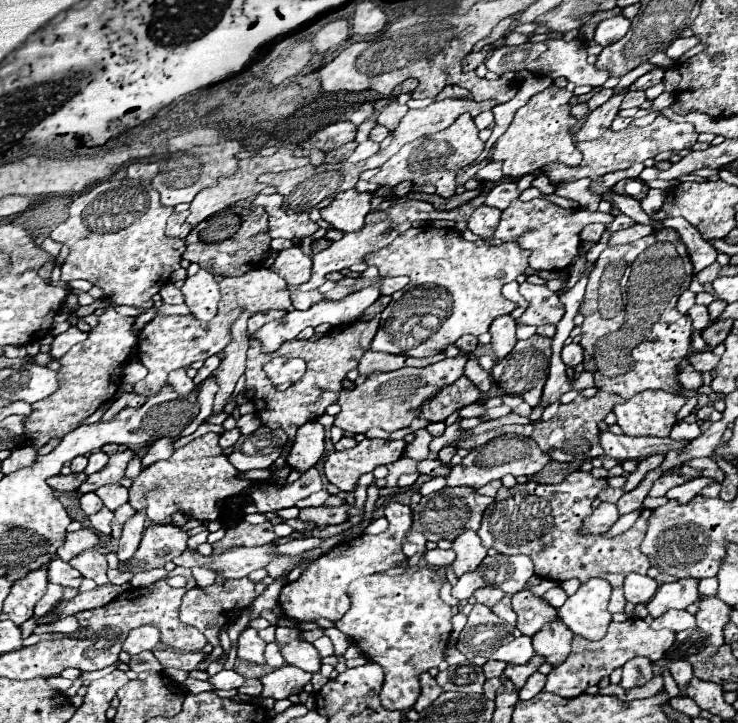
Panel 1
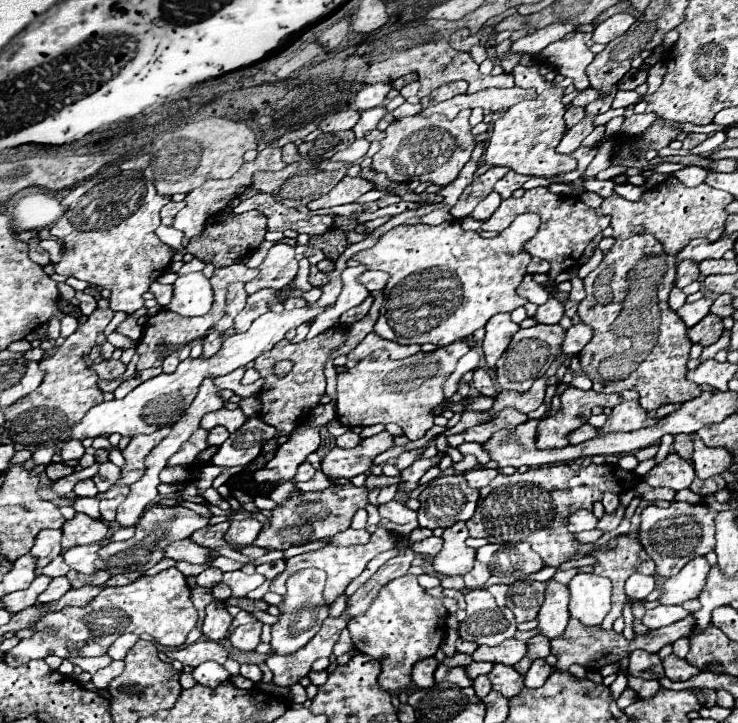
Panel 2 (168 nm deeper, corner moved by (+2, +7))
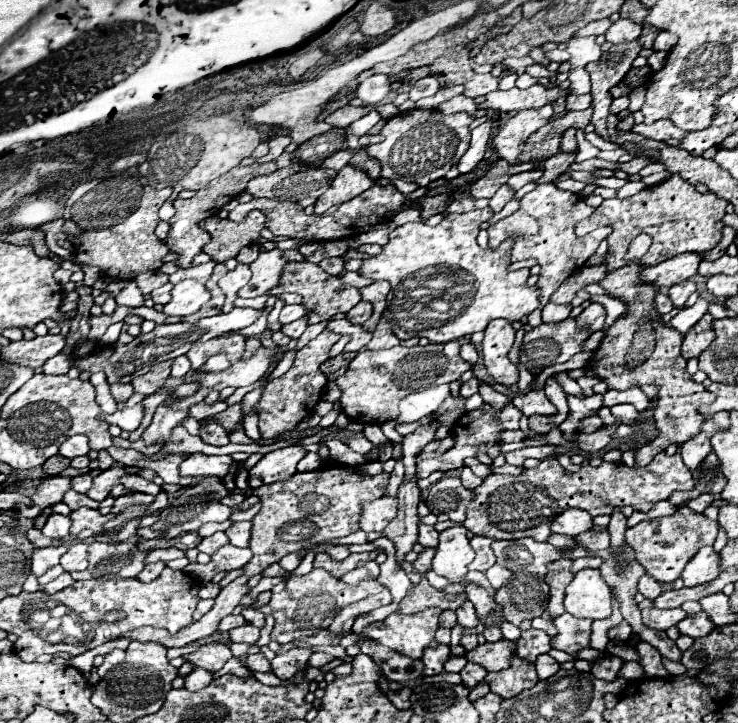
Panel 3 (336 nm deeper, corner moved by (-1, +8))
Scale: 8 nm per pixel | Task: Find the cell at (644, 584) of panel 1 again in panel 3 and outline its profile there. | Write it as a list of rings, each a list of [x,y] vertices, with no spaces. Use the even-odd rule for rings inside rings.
[[[644,574],[644,576],[640,578],[640,582],[638,582],[638,592],[644,594],[644,598],[654,600],[654,598],[658,598],[658,596],[662,594],[662,584],[656,582],[656,580],[652,580],[652,576]]]

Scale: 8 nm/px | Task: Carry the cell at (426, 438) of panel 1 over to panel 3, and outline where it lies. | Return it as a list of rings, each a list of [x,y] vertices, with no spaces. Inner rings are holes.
[[[460,342],[446,344],[426,344],[426,346],[396,346],[390,350],[362,350],[350,362],[346,374],[342,374],[336,384],[342,390],[340,402],[342,412],[364,424],[382,424],[386,420],[398,418],[398,402],[412,390],[422,390],[428,386],[448,384],[458,380],[466,370],[472,370],[472,364],[462,360]]]

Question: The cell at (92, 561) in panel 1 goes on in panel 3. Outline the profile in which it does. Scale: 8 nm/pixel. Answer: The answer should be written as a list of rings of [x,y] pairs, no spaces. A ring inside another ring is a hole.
[[[76,542],[70,546],[70,550],[60,558],[60,566],[66,570],[66,572],[80,572],[80,570],[86,570],[88,568],[88,544],[86,542]]]

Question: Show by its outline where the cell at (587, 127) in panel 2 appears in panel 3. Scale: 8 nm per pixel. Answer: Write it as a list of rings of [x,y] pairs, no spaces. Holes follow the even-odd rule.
[[[560,152],[560,156],[554,156],[554,158],[550,158],[548,162],[544,162],[544,174],[542,174],[542,178],[540,178],[536,184],[556,182],[556,180],[568,170],[568,166],[574,162],[574,158],[576,158],[576,154]]]

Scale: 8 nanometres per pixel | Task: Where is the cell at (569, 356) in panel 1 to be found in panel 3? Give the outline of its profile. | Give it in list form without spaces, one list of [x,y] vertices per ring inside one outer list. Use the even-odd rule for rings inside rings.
[[[592,302],[588,308],[584,308],[584,312],[578,316],[578,324],[582,328],[592,328],[592,332],[602,330],[604,326],[604,318],[606,318],[606,310],[602,304]]]

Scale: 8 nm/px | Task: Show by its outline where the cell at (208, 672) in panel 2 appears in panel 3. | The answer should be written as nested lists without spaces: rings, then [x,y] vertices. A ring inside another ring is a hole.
[[[194,668],[186,678],[184,678],[184,688],[192,690],[192,692],[198,692],[202,690],[206,684],[212,682],[212,674],[204,668]]]

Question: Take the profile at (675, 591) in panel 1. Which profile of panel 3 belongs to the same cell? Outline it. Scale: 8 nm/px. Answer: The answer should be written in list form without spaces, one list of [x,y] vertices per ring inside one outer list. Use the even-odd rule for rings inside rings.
[[[704,546],[686,564],[682,578],[684,578],[684,586],[698,586],[712,582],[718,574],[720,574],[720,554],[712,546]]]

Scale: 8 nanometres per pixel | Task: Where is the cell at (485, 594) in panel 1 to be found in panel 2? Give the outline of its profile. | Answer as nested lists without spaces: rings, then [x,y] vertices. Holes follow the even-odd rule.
[[[475,563],[475,567],[469,573],[463,575],[465,587],[473,589],[473,591],[475,589],[485,589],[485,583],[487,583],[489,577],[491,577],[491,573],[489,573],[487,565],[483,565],[483,563]]]

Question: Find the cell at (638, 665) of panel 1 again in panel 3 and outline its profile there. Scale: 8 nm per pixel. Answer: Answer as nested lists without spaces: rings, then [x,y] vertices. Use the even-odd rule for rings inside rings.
[[[638,642],[636,650],[640,654],[640,666],[644,668],[646,676],[652,676],[652,678],[666,678],[668,676],[666,668],[662,666],[662,656],[652,644]]]

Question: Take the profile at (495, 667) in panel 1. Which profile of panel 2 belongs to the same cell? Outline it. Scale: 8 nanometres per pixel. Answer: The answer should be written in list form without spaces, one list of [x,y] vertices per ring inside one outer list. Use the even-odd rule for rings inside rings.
[[[473,661],[473,663],[467,667],[467,673],[469,673],[471,679],[475,679],[475,677],[479,677],[479,675],[487,675],[491,669],[493,669],[493,663],[489,663],[489,661]]]

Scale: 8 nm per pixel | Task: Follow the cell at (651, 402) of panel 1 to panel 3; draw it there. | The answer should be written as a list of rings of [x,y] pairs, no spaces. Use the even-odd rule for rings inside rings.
[[[618,424],[610,426],[610,428],[602,428],[602,430],[594,432],[594,434],[584,434],[584,432],[578,434],[578,448],[582,452],[590,452],[590,454],[600,452],[604,446],[610,444],[610,440],[616,434],[616,428],[618,428]]]

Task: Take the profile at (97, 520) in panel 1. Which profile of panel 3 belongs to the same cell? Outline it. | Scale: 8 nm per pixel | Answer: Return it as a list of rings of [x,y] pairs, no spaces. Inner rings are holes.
[[[68,490],[64,496],[62,496],[62,502],[70,508],[70,510],[78,510],[82,506],[90,506],[90,508],[98,508],[98,502],[90,500],[86,494],[78,494],[74,490]]]

